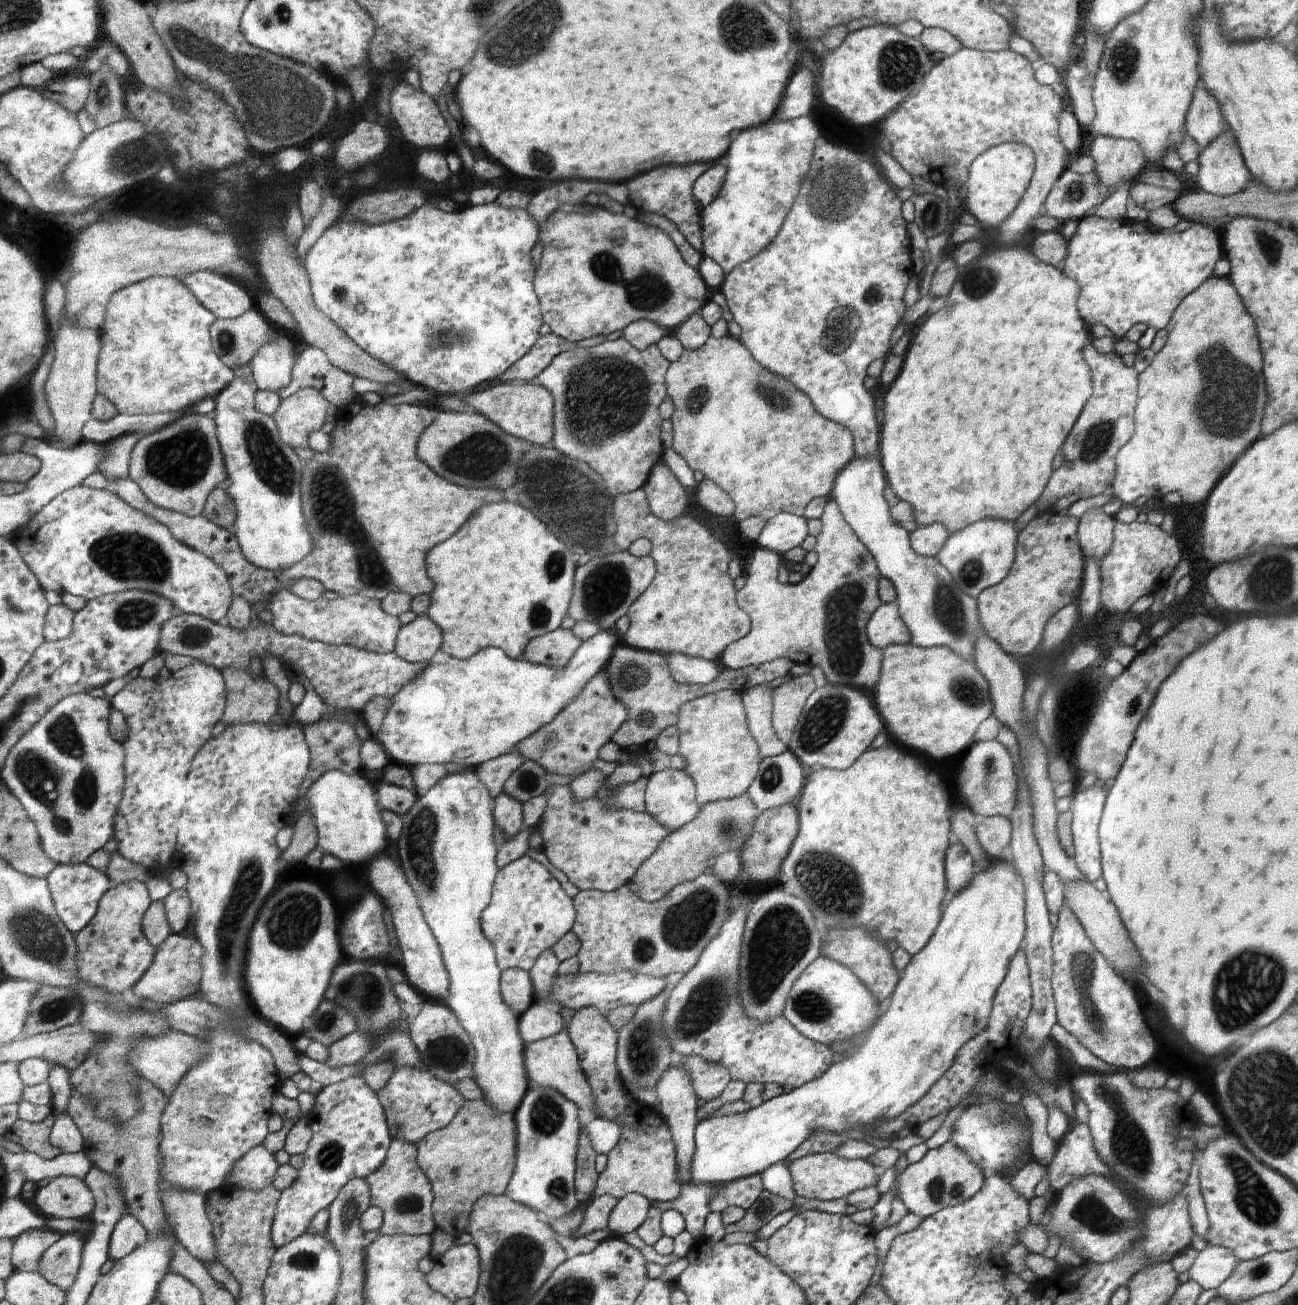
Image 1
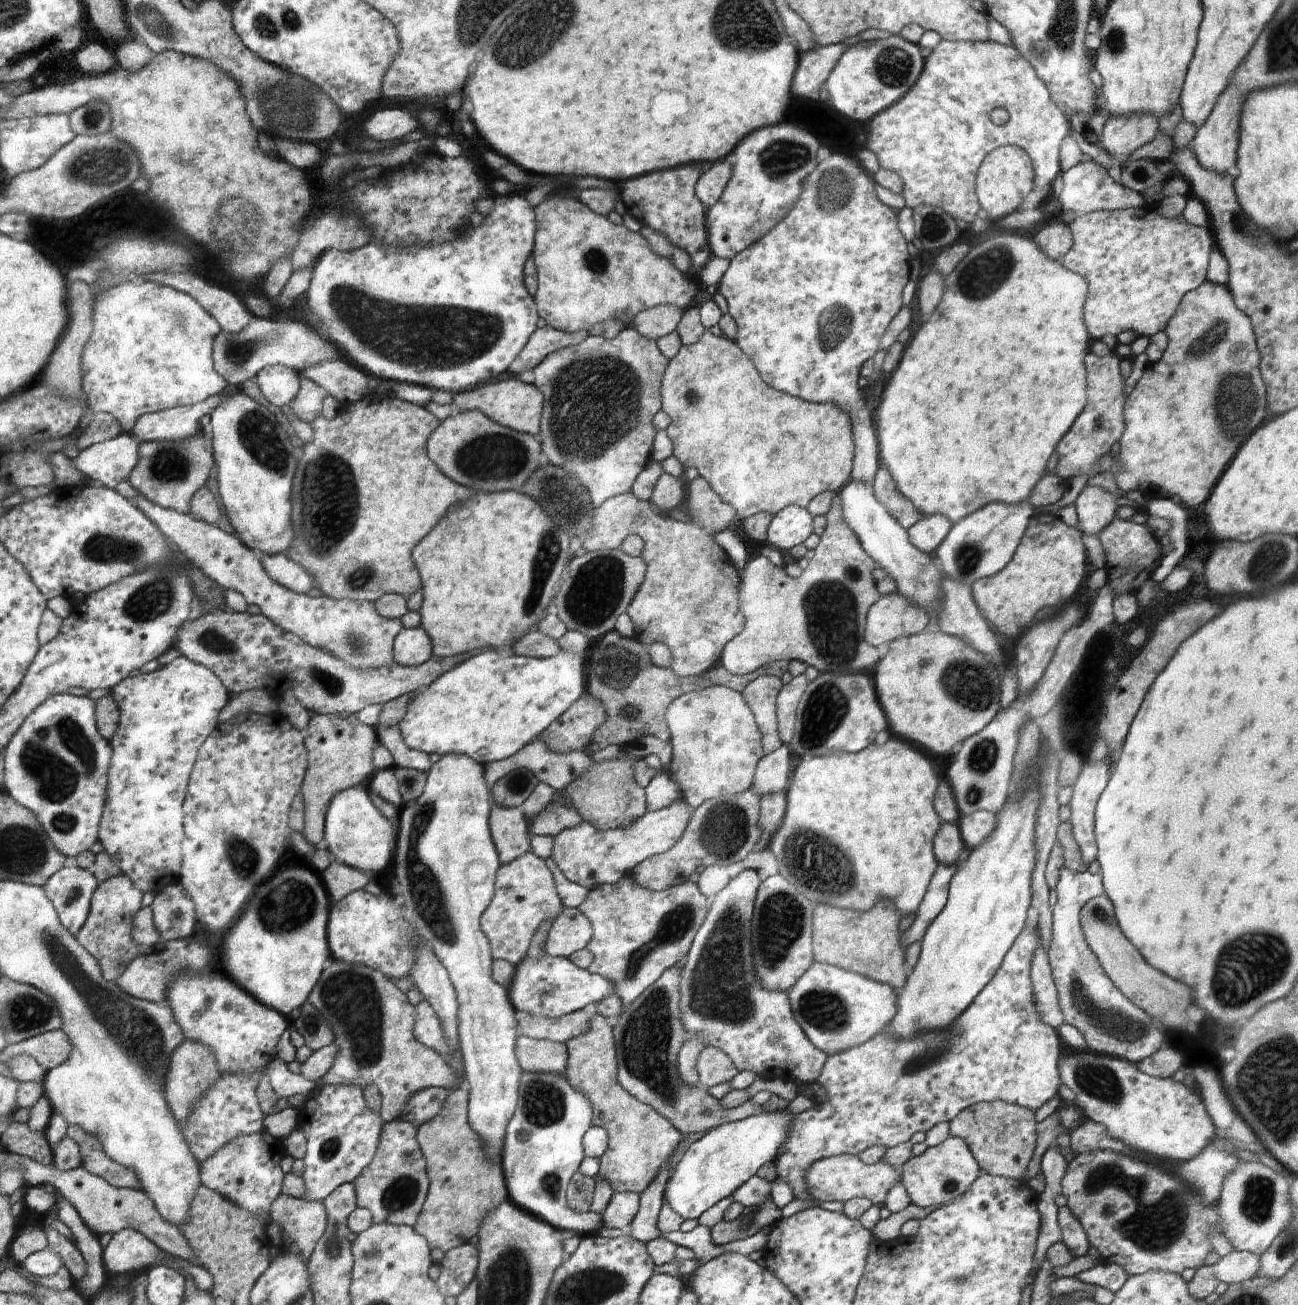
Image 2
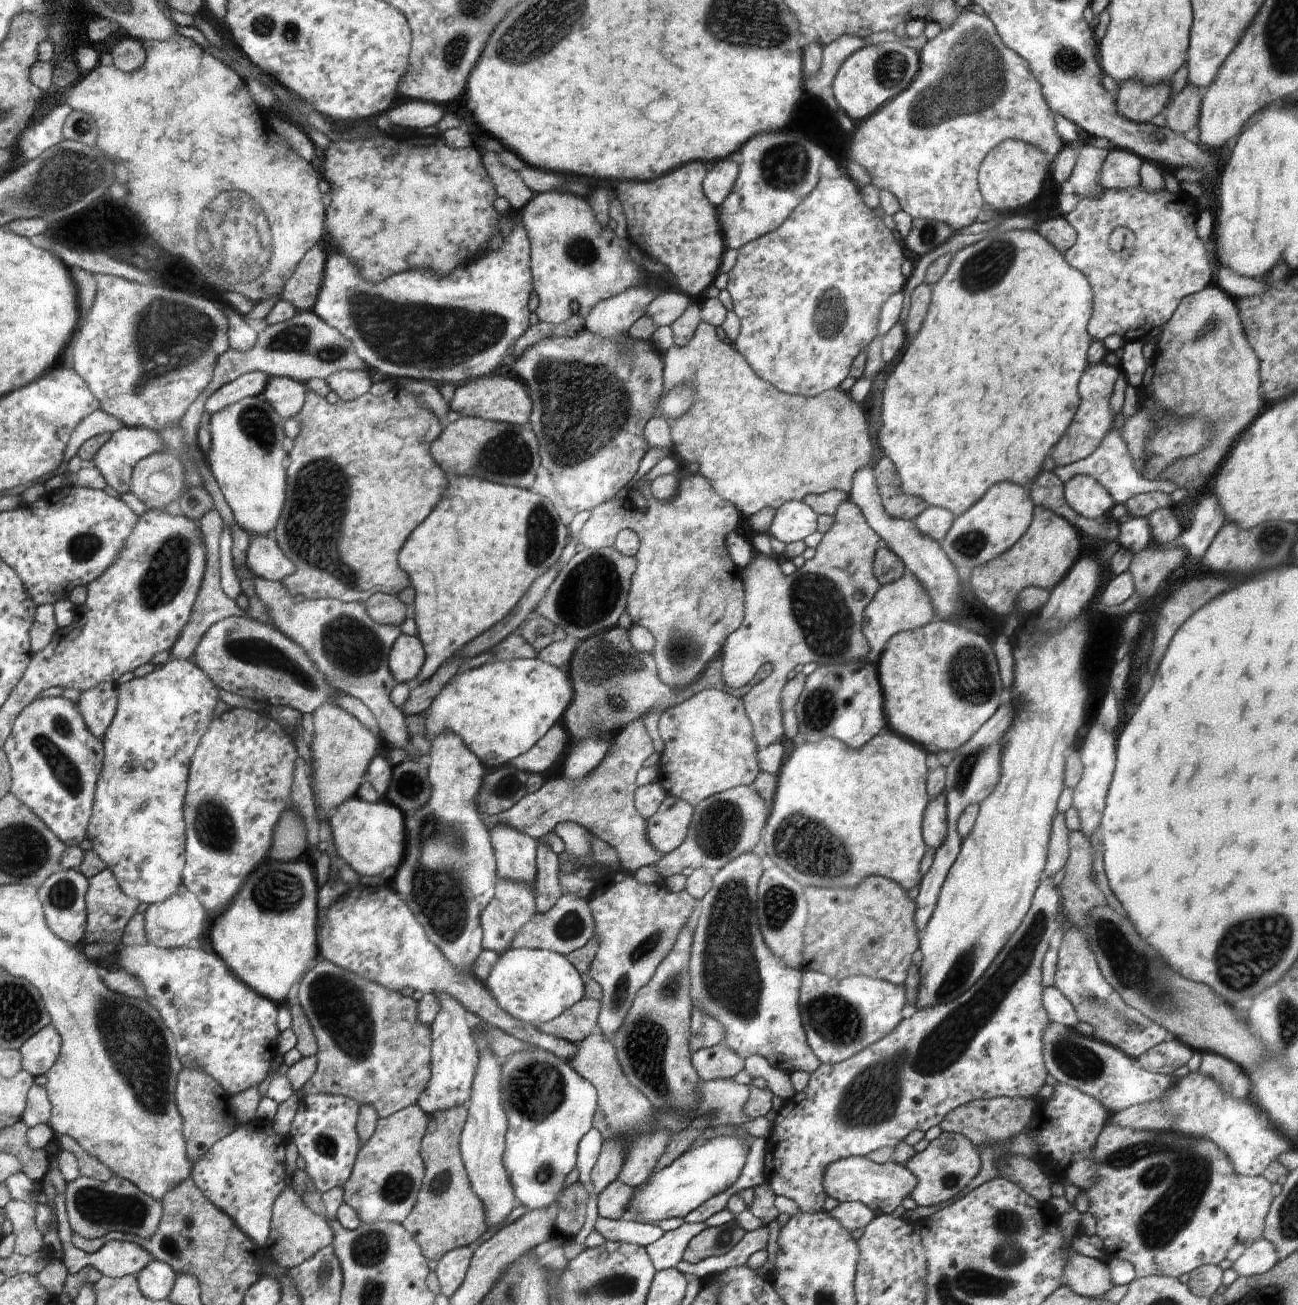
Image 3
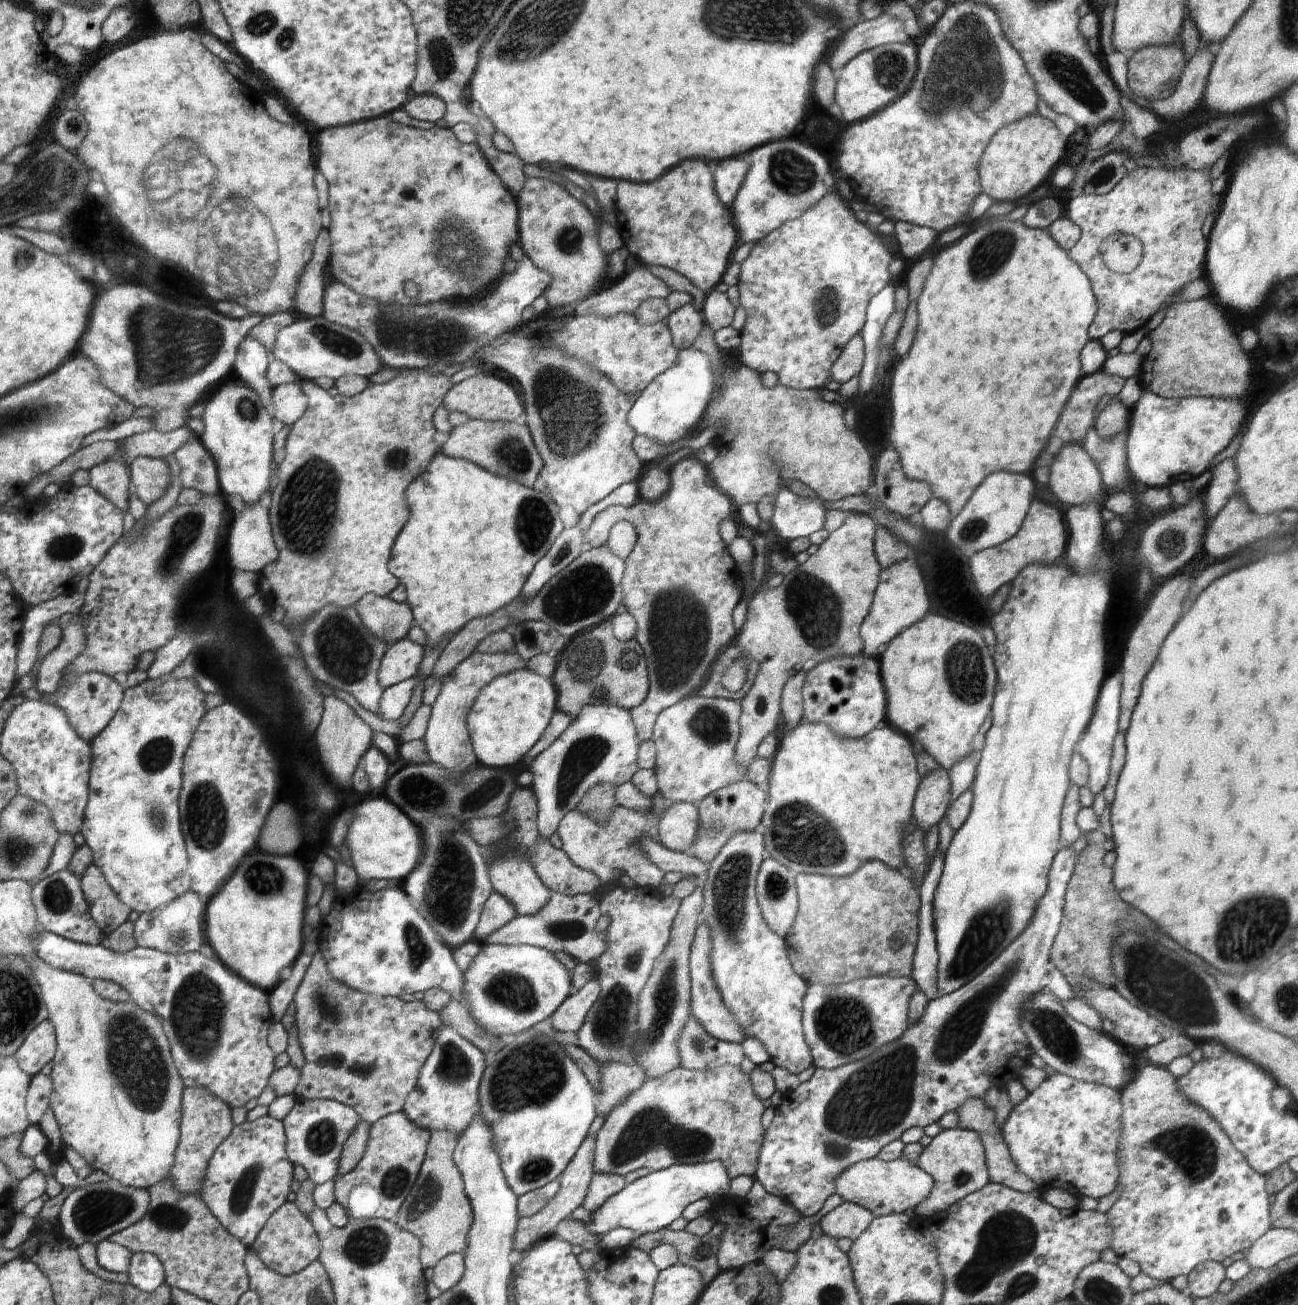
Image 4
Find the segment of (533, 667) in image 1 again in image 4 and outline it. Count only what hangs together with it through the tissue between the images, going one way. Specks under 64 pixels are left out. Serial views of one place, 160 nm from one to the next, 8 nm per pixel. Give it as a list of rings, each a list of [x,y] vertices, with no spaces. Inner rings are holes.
[[[527,668],[497,677],[482,690],[471,709],[469,727],[473,732],[474,754],[477,754],[482,765],[495,769],[510,768],[518,764],[544,736],[549,722],[557,711],[557,689],[551,679],[542,678]]]

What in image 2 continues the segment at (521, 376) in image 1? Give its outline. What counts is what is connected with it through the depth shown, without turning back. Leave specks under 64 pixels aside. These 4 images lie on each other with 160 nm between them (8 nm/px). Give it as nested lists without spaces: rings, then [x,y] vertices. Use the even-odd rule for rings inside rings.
[[[548,324],[542,328],[537,328],[533,336],[529,338],[528,344],[510,365],[510,372],[519,375],[526,370],[532,370],[550,353],[558,349],[564,349],[565,346],[578,344],[588,336],[589,331],[587,330],[567,333]]]

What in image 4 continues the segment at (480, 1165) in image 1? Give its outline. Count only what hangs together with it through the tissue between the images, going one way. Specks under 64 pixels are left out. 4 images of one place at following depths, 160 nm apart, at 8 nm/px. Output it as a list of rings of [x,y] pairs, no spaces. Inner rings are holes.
[[[436,1131],[429,1137],[426,1166],[418,1173],[418,1186],[413,1186],[410,1198],[406,1197],[406,1206],[402,1214],[394,1221],[399,1227],[417,1235],[422,1241],[422,1266],[433,1269],[450,1253],[464,1253],[468,1248],[468,1234],[473,1226],[473,1207],[464,1191],[462,1175],[452,1160],[452,1153],[458,1141],[454,1131]]]

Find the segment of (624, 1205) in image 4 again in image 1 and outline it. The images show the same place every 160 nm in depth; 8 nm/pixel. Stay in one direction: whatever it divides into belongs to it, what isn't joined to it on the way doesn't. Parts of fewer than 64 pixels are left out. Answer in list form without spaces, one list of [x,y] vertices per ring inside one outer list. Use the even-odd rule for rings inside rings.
[[[992,858],[989,859],[990,864],[985,869],[977,871],[972,877],[972,880],[962,890],[959,890],[954,895],[951,902],[944,908],[936,930],[933,932],[930,940],[926,943],[926,946],[911,957],[908,966],[906,966],[899,977],[894,992],[884,1003],[882,1014],[869,1028],[869,1032],[867,1032],[865,1040],[860,1048],[851,1057],[848,1057],[847,1059],[842,1058],[840,1061],[836,1060],[824,1074],[821,1074],[821,1076],[814,1081],[810,1081],[801,1087],[793,1088],[788,1094],[782,1093],[777,1097],[763,1102],[755,1108],[751,1108],[747,1112],[702,1119],[695,1126],[695,1138],[698,1144],[696,1146],[696,1156],[694,1156],[691,1164],[692,1177],[689,1178],[687,1183],[682,1184],[681,1194],[677,1199],[670,1202],[652,1201],[651,1205],[654,1205],[655,1202],[655,1205],[658,1206],[662,1212],[673,1209],[680,1212],[680,1214],[683,1214],[683,1217],[685,1218],[685,1229],[696,1239],[698,1236],[704,1234],[703,1229],[706,1216],[708,1216],[708,1213],[712,1210],[710,1206],[711,1201],[715,1198],[717,1191],[723,1185],[726,1185],[731,1181],[738,1181],[744,1177],[760,1175],[766,1169],[769,1169],[770,1166],[776,1165],[777,1162],[784,1162],[786,1157],[790,1156],[808,1137],[817,1133],[818,1129],[828,1129],[834,1132],[840,1132],[845,1131],[844,1129],[846,1128],[854,1128],[856,1130],[857,1126],[870,1126],[873,1130],[878,1121],[894,1118],[901,1112],[904,1112],[911,1104],[921,1100],[928,1090],[930,1090],[930,1087],[944,1074],[944,1071],[948,1070],[958,1049],[961,1046],[964,1046],[976,1032],[980,1032],[980,1030],[986,1026],[989,1014],[991,1013],[996,989],[1002,984],[1002,979],[1006,976],[1009,962],[1014,954],[1016,954],[1016,951],[1021,948],[1021,942],[1025,935],[1025,886],[1021,876],[1014,868],[1012,861],[1004,858],[994,860],[992,860]],[[966,1016],[972,1016],[972,1018],[974,1018],[974,1026],[970,1026],[970,1030],[964,1030],[964,1028],[962,1028]]]

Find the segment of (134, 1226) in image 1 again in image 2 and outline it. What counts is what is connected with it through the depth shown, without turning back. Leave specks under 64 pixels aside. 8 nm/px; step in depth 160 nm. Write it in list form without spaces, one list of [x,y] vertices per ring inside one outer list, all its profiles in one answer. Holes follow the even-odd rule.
[[[125,1228],[106,1238],[103,1244],[102,1262],[110,1274],[130,1275],[148,1271],[156,1265],[163,1264],[163,1250],[153,1242],[150,1242],[141,1231]]]

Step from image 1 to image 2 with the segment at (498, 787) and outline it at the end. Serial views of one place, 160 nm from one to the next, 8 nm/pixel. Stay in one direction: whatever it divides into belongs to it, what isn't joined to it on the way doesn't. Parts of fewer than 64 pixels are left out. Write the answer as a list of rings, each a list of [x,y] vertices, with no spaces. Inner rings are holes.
[[[536,739],[530,741],[524,749],[520,749],[512,757],[501,761],[492,761],[486,765],[485,778],[489,786],[493,787],[496,782],[503,776],[506,776],[511,770],[528,769],[534,773],[539,782],[545,782],[554,790],[559,791],[565,789],[576,777],[585,773],[592,766],[592,761],[594,760],[589,758],[582,749],[557,753],[549,749],[549,746],[542,739]]]

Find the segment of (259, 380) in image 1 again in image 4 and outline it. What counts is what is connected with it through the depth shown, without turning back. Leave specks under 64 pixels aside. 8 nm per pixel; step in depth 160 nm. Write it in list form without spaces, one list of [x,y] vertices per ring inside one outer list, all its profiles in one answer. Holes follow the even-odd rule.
[[[302,381],[282,383],[273,390],[274,416],[278,422],[292,426],[306,412],[308,397],[302,392]]]

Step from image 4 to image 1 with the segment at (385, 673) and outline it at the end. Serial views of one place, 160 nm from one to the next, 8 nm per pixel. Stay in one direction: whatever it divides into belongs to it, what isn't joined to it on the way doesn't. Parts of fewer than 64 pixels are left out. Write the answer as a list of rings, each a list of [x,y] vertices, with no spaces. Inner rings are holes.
[[[419,615],[412,622],[401,625],[394,651],[406,662],[428,663],[435,659],[443,640],[441,627],[430,617]]]

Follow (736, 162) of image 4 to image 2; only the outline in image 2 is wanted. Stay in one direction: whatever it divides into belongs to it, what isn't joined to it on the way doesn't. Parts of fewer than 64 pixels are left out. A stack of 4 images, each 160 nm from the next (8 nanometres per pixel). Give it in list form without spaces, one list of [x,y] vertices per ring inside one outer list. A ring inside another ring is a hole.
[[[732,162],[711,163],[704,175],[696,184],[696,193],[706,210],[714,206],[722,196],[732,174]]]

